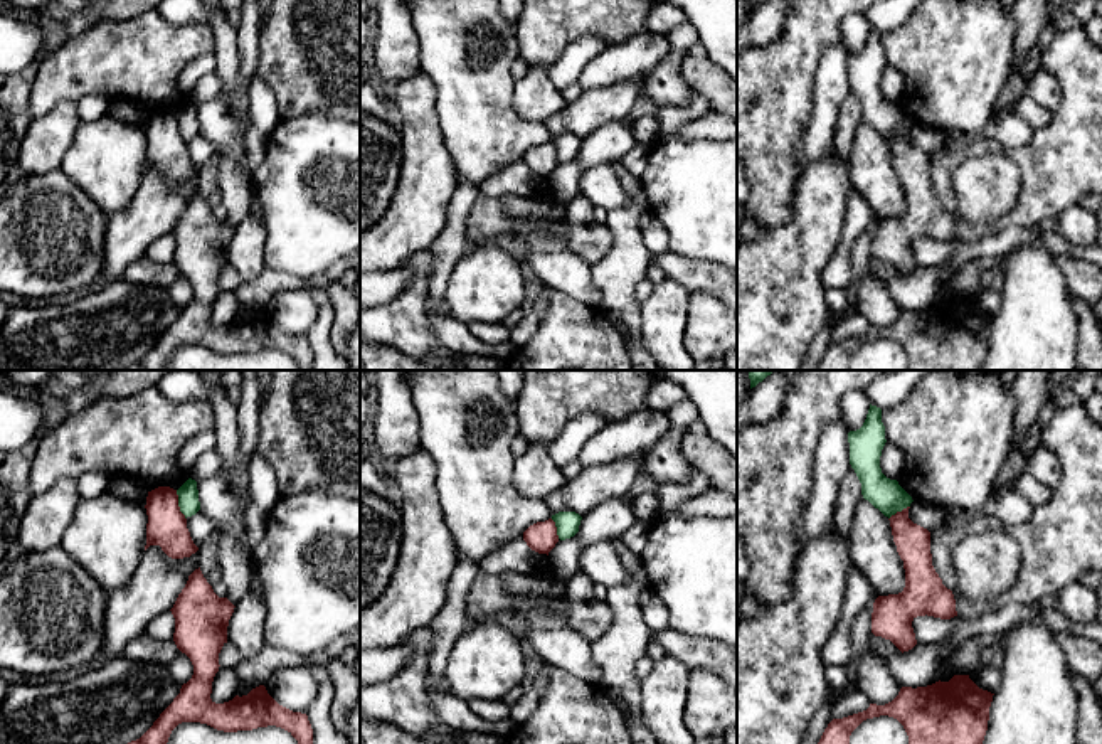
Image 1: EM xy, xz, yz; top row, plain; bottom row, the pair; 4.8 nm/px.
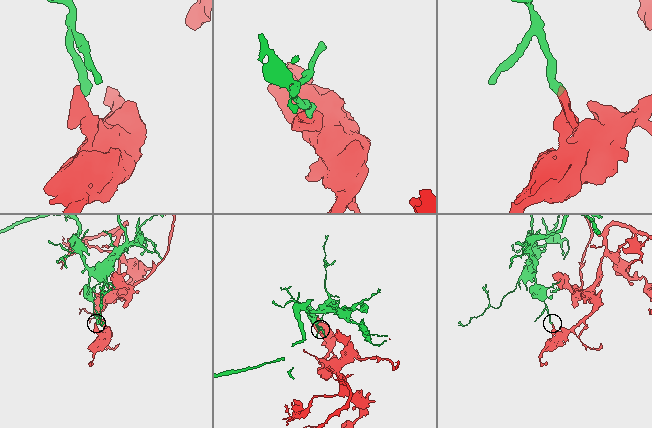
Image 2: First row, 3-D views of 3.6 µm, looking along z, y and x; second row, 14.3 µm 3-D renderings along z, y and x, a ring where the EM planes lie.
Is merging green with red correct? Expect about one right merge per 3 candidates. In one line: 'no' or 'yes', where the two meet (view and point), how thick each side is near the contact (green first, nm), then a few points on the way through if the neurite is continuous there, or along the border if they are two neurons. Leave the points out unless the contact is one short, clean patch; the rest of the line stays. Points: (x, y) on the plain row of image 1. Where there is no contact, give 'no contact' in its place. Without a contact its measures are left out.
no | xy (179, 128) | 100/190 nm | along xy (175, 113), (179, 133), (185, 142)

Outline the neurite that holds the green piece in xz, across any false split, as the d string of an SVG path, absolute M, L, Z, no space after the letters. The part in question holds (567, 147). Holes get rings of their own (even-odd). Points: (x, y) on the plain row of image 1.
M559 135L552 138L560 163L570 162L579 155L582 140L575 135Z

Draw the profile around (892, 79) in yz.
M885 66L880 79L882 96L890 103L897 103L902 89L903 74L895 67Z

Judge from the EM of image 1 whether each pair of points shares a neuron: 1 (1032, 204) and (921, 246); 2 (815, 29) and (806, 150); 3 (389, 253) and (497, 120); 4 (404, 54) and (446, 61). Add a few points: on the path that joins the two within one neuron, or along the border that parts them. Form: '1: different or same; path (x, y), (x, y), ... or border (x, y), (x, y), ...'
1: different; border (996, 229), (991, 229), (976, 241), (958, 239)
2: different; border (815, 83), (813, 111), (794, 147), (798, 160)
3: different; border (441, 133), (458, 177)
4: different; border (411, 19), (419, 42), (419, 66), (423, 69)

